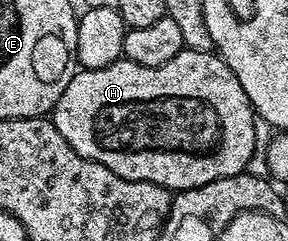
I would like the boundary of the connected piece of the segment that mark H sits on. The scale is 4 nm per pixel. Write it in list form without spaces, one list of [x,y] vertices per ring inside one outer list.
[[[187,47],[174,58],[170,58],[170,62],[157,68],[147,68],[141,64],[135,64],[133,60],[121,58],[105,68],[85,68],[77,71],[72,77],[70,86],[62,90],[62,98],[58,98],[58,102],[52,107],[50,113],[52,125],[56,127],[58,134],[62,134],[62,138],[70,142],[72,149],[82,154],[87,160],[98,162],[127,180],[149,180],[151,184],[161,184],[169,190],[204,187],[223,176],[243,173],[251,156],[257,150],[254,128],[256,116],[250,98],[246,98],[246,90],[242,90],[242,82],[238,82],[238,78],[230,70],[227,62],[215,51],[197,52]]]

